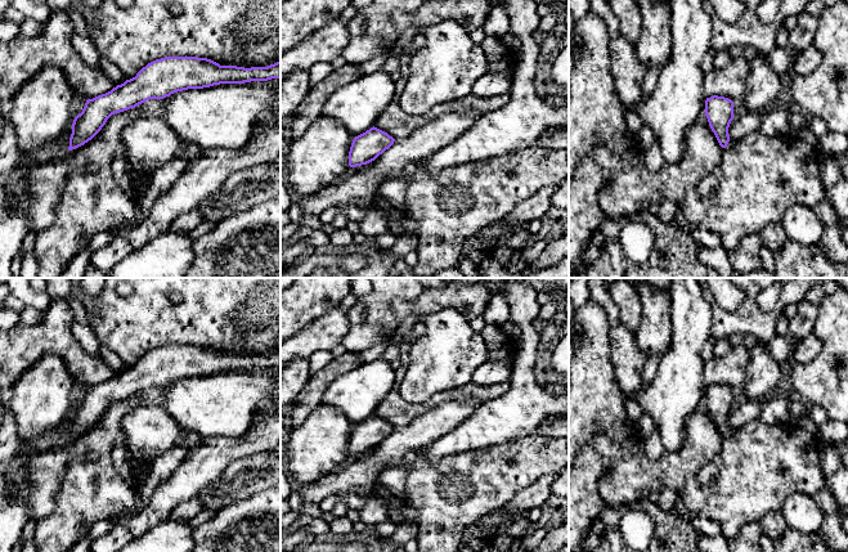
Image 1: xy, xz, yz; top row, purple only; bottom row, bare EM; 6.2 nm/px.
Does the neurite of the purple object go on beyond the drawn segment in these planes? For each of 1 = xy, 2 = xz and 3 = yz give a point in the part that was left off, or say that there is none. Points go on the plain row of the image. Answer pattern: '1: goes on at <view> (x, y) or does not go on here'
1: does not go on here
2: does not go on here
3: does not go on here

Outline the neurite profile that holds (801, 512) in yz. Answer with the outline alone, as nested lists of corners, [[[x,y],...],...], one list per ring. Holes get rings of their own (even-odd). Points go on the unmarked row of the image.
[[[793,493],[784,502],[781,511],[789,529],[811,534],[821,530],[824,512],[813,494]]]

